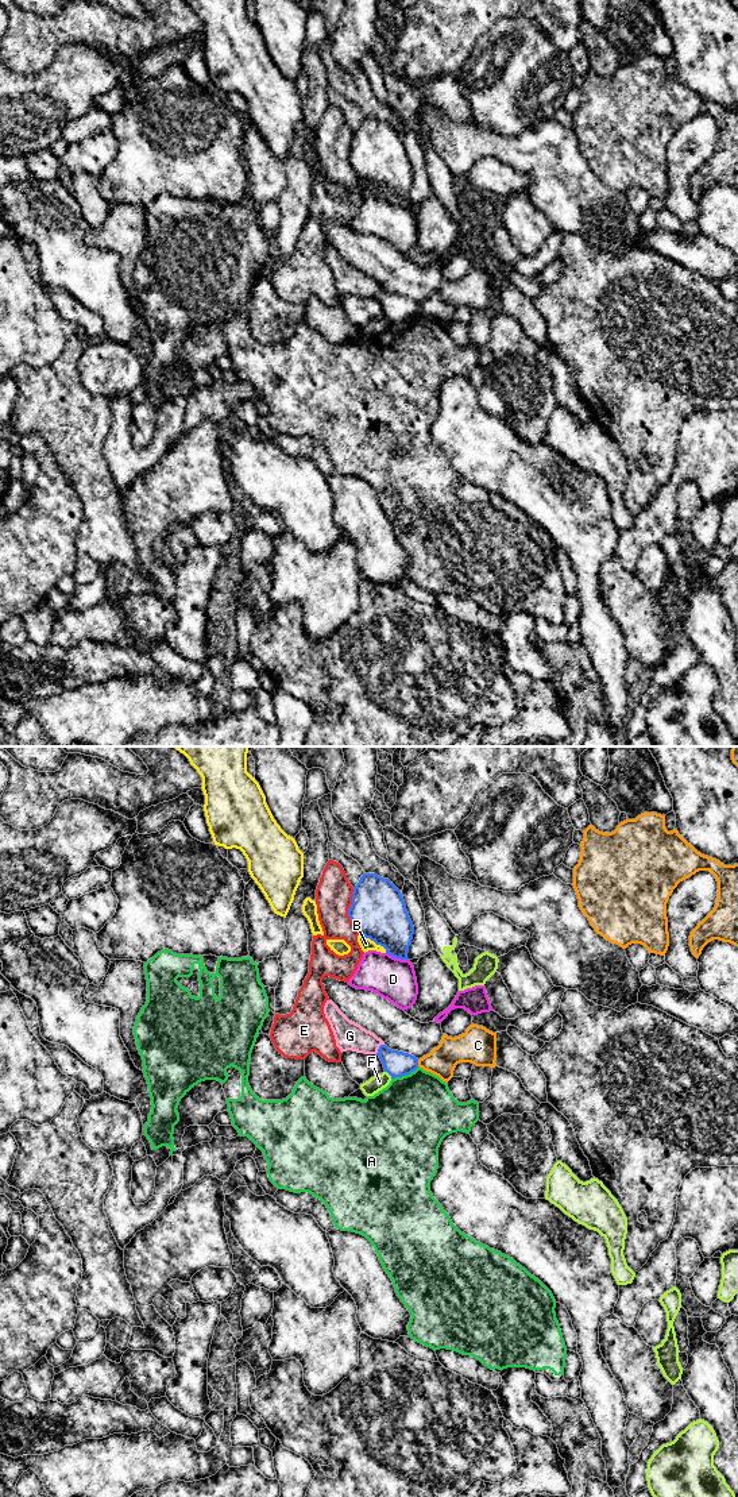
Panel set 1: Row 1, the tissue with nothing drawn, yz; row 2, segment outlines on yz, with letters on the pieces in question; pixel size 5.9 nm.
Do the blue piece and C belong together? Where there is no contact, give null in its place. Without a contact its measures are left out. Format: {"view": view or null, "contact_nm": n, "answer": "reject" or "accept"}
{"view": "yz", "contact_nm": 40, "answer": "reject"}

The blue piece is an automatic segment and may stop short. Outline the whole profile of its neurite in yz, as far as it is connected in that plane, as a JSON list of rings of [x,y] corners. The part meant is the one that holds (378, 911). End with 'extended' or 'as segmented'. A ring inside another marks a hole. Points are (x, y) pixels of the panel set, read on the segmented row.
[[[364,873],[348,908],[353,927],[395,958],[407,960],[414,926],[401,891],[375,873]]]; as segmented

